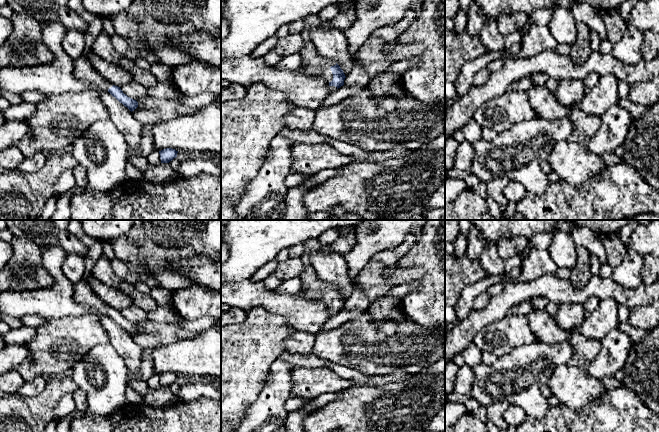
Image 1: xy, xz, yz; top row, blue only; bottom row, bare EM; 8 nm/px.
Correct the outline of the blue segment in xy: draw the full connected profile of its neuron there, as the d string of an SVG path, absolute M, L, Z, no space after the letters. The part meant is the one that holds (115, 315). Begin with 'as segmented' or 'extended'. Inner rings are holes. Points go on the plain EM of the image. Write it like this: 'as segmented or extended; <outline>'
extended; M81 280L73 284L73 299L80 305L94 309L98 313L109 316L120 327L127 331L131 336L138 331L138 326L123 317L120 311L113 309L104 303L92 290L91 286Z

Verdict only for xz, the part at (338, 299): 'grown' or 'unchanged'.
grown

